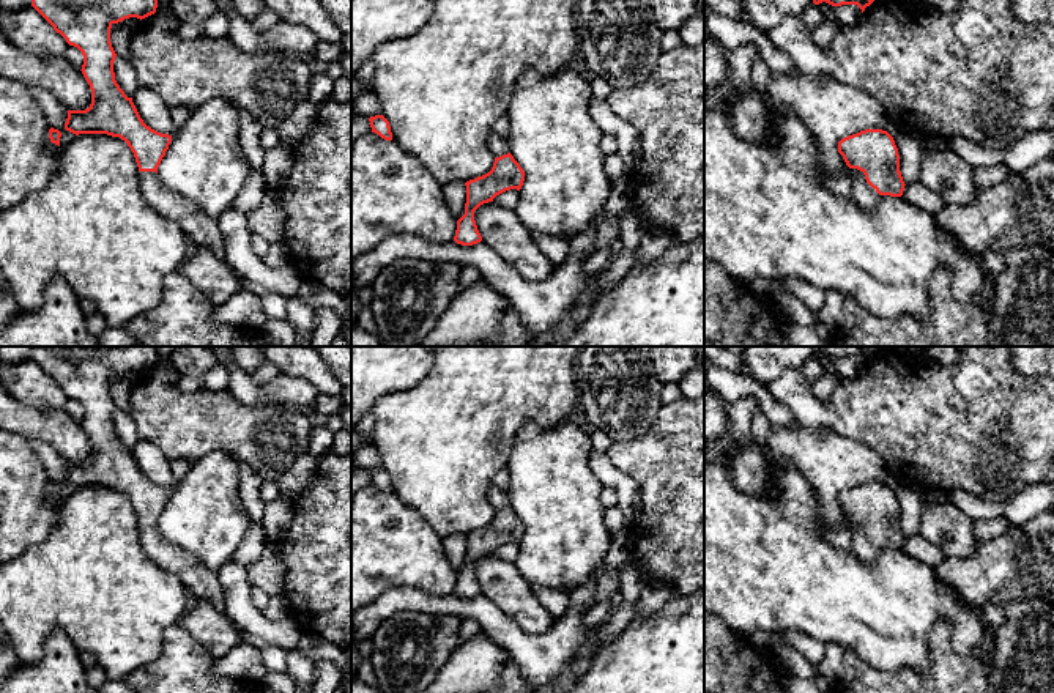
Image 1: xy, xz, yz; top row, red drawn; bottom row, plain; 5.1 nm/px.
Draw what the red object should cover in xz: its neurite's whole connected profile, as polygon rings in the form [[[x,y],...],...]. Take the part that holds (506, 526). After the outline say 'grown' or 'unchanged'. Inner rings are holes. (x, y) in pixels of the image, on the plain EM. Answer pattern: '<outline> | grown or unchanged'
[[[492,487],[488,491],[490,504],[495,509],[488,526],[469,532],[466,539],[465,567],[457,573],[454,594],[462,598],[473,598],[482,594],[474,573],[474,564],[506,543],[520,543],[525,534],[525,524],[510,507],[510,498],[506,490]]] | grown

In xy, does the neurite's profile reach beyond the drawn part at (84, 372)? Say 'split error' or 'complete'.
split error

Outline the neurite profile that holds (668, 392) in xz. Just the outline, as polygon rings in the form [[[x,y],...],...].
[[[677,383],[662,384],[660,400],[662,400],[663,406],[670,405],[671,402],[679,400],[679,398],[682,398],[682,392],[681,392]]]

